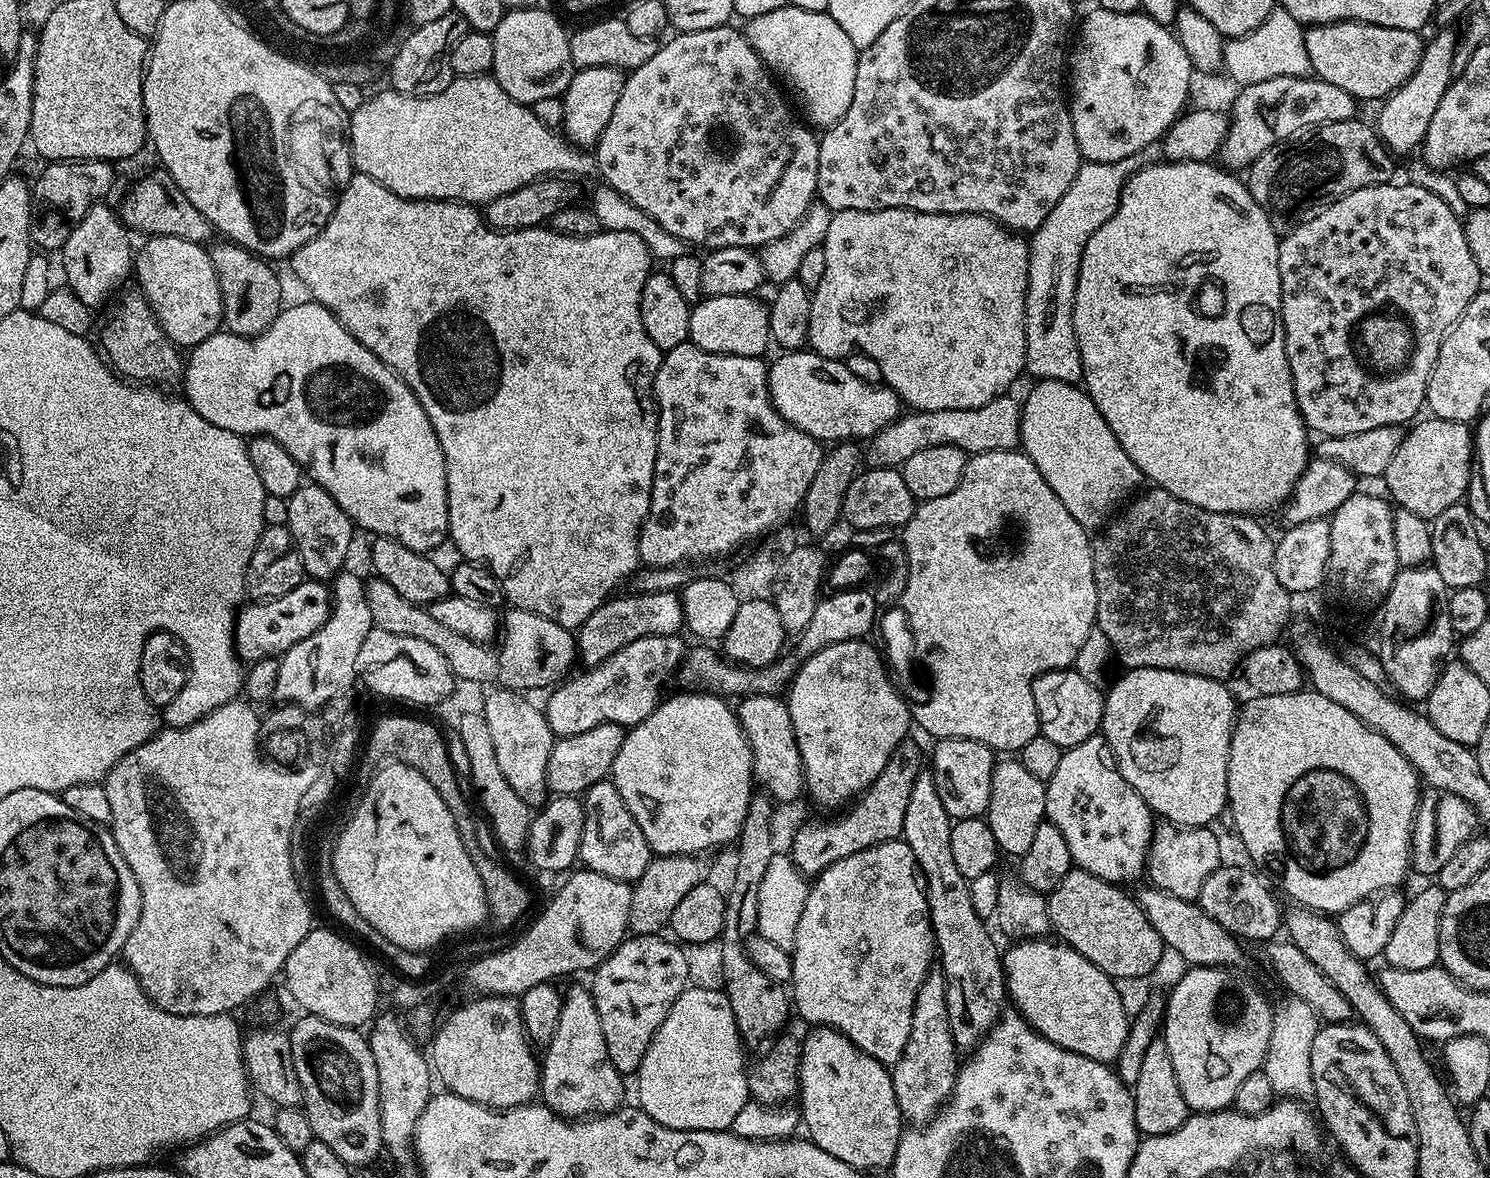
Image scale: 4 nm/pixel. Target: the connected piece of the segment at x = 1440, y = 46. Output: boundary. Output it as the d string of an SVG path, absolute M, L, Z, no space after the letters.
M1440 30L1437 36L1424 45L1424 53L1408 81L1397 92L1383 101L1384 109L1380 117L1374 120L1374 127L1380 133L1381 142L1388 147L1389 152L1412 152L1424 143L1424 135L1430 126L1430 118L1434 118L1434 110L1438 110L1438 102L1442 102L1442 94L1452 84L1454 73L1454 54L1457 44L1457 33L1452 30Z

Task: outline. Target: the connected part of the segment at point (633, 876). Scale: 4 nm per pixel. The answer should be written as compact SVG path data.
M611 779L599 780L582 793L584 801L584 825L580 843L579 863L587 871L597 872L606 878L634 882L642 878L646 866L654 858L652 845L646 842L642 826L634 822L634 814L626 810L622 794L612 785Z

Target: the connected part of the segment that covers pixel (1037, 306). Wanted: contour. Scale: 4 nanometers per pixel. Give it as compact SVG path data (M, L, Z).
M1135 152L1130 158L1122 158L1118 162L1081 163L1078 174L1074 174L1074 182L1070 182L1070 190L1058 198L1058 206L1046 214L1046 222L1031 233L1028 240L1028 293L1026 294L1026 310L1024 325L1026 326L1026 358L1024 366L1027 375L1036 380L1057 380L1067 384L1079 385L1084 379L1084 367L1078 350L1078 342L1074 334L1074 294L1078 282L1078 270L1082 250L1086 250L1086 242L1090 242L1090 234L1098 230L1118 210L1118 202L1124 193L1126 182L1139 168L1145 167L1144 152Z

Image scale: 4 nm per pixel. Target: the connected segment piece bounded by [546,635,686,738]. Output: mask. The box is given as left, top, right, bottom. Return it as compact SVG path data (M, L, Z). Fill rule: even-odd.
M679 635L638 638L610 654L601 664L591 665L581 676L573 675L553 687L547 693L548 708L546 704L553 737L582 734L603 724L618 724L625 730L641 724L660 703L660 691L668 676L675 677L684 661L686 644L680 639Z

